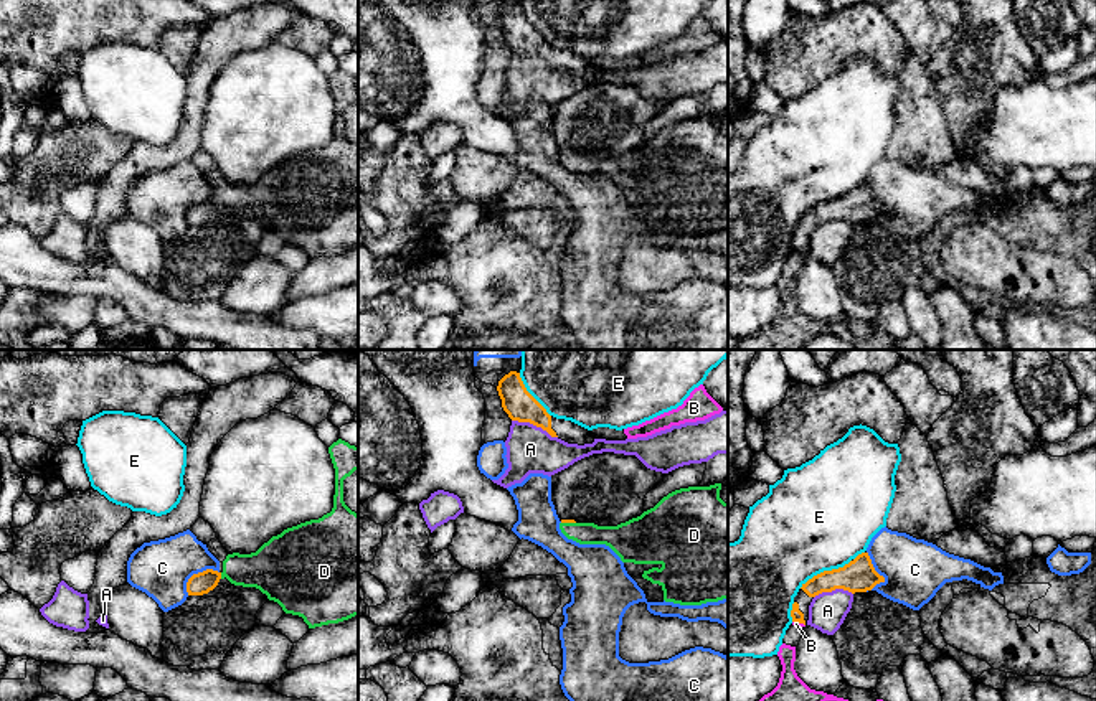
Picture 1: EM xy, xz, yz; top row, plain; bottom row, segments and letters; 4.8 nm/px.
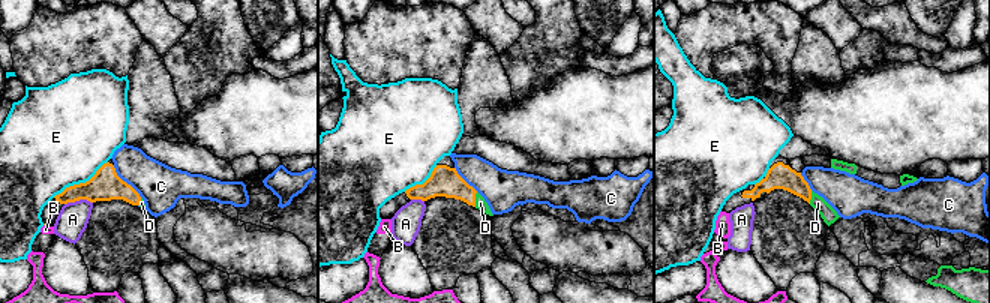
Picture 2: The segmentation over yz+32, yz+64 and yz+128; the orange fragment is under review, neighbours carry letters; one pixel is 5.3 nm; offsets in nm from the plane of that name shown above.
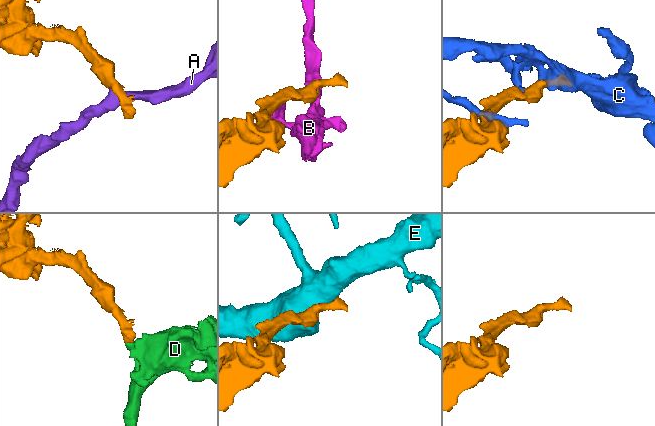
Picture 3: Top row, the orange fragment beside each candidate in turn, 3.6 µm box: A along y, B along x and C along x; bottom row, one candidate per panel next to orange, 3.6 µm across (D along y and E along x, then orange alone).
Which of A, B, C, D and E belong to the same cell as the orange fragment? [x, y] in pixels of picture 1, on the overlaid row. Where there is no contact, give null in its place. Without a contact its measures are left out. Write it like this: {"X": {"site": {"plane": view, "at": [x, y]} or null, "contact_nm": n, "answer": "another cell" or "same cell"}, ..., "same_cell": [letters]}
{"A": {"site": {"plane": "xz", "at": [535, 424]}, "contact_nm": 240, "answer": "another cell"}, "B": {"site": {"plane": "yz", "at": [799, 622]}, "contact_nm": 70, "answer": "another cell"}, "C": {"site": {"plane": "xy", "at": [195, 574]}, "contact_nm": 200, "answer": "another cell"}, "D": {"site": {"plane": "xy", "at": [220, 576]}, "contact_nm": 30, "answer": "same cell"}, "E": {"site": {"plane": "yz", "at": [824, 571]}, "contact_nm": 300, "answer": "another cell"}, "same_cell": ["D"]}

